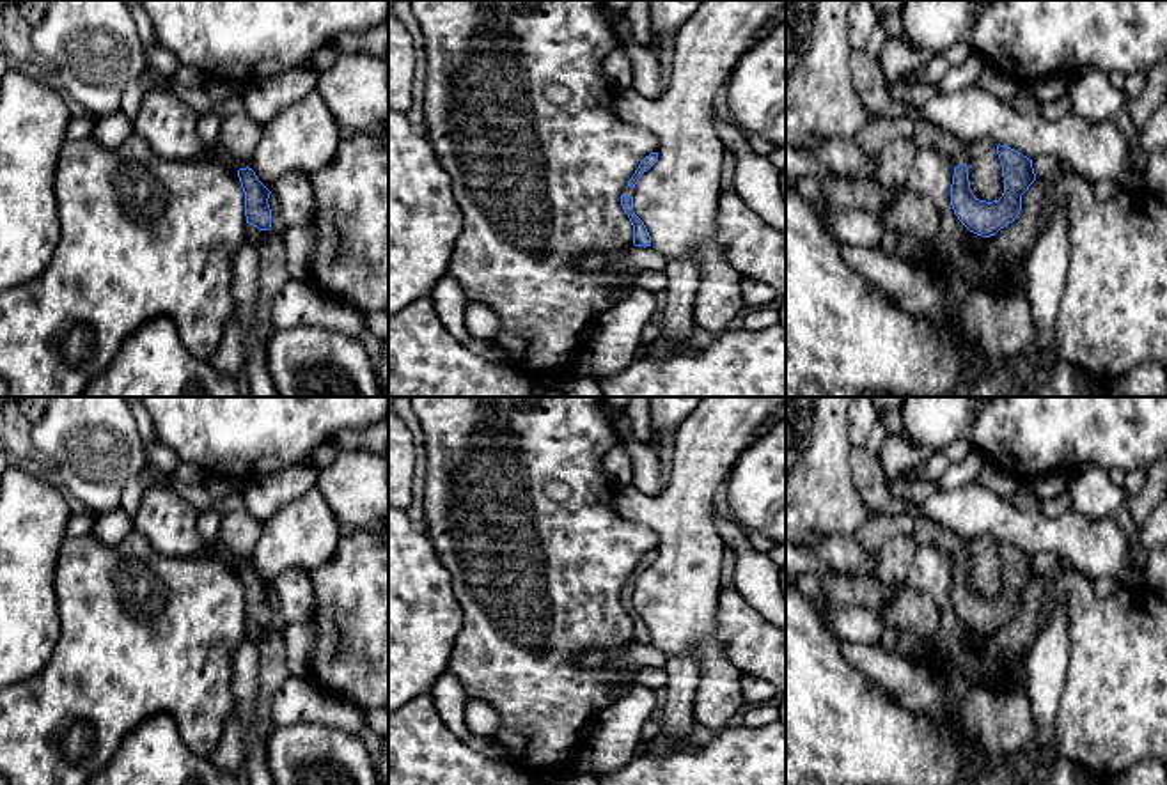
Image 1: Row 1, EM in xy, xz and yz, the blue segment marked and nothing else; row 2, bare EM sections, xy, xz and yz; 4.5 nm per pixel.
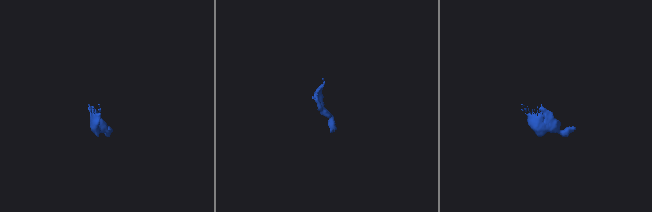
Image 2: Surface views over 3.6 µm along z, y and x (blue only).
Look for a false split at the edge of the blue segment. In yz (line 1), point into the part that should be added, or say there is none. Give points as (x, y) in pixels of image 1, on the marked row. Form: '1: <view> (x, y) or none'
1: yz (924, 133)

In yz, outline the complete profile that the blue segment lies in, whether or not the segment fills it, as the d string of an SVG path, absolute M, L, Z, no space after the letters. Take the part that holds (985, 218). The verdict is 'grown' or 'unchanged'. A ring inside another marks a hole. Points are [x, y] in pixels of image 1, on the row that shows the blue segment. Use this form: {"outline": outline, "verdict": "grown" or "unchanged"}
{"outline": "M924 119L913 120L912 140L915 142L917 149L935 147L954 165L951 206L958 220L970 232L983 237L995 236L1020 214L1022 195L1036 181L1032 159L1007 145L999 144L997 154L1002 165L1004 193L999 200L986 202L979 200L970 190L967 167L968 142Z", "verdict": "grown"}

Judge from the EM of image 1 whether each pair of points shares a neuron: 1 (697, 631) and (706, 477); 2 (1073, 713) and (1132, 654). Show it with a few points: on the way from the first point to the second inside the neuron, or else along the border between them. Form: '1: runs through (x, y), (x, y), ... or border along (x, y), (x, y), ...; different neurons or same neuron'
1: runs through (692, 592), (692, 516); same neuron
2: runs through (1088, 699), (1118, 668); same neuron

